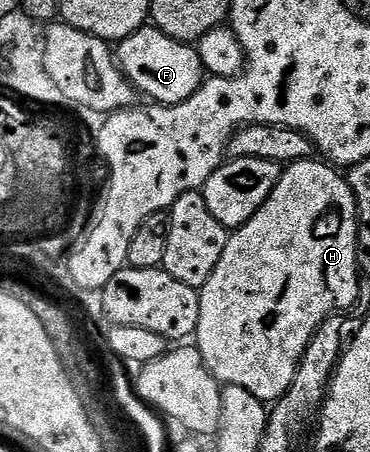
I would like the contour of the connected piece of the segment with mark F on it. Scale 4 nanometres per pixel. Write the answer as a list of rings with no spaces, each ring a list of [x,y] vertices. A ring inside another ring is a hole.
[[[144,24],[139,30],[134,30],[128,38],[122,39],[117,46],[117,61],[120,70],[135,87],[140,95],[143,94],[144,99],[150,100],[152,103],[160,106],[176,106],[185,100],[189,100],[189,96],[193,96],[205,85],[205,71],[201,64],[201,56],[198,49],[194,45],[186,42],[178,42],[169,36],[165,36],[165,32],[161,32],[153,24]]]

